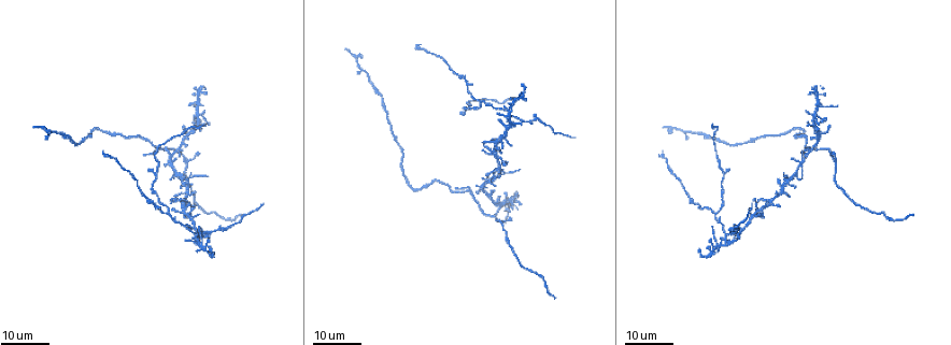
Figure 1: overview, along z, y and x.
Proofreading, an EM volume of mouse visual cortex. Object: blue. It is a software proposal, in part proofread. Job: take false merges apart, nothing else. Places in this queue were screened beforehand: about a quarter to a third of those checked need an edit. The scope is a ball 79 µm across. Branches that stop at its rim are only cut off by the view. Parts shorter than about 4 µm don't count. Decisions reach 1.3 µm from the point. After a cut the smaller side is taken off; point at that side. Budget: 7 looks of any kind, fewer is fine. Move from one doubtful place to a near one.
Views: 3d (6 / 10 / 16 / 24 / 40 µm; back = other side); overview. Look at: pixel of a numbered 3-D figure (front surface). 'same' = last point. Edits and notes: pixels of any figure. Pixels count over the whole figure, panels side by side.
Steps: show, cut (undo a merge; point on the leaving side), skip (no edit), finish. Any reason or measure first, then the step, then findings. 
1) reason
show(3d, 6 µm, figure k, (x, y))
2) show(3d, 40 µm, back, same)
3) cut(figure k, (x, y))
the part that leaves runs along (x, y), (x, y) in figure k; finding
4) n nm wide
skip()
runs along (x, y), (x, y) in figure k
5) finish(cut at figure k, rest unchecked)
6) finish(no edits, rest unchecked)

calibre changes
show(3d, 24 µm, figure 1, (374, 86))

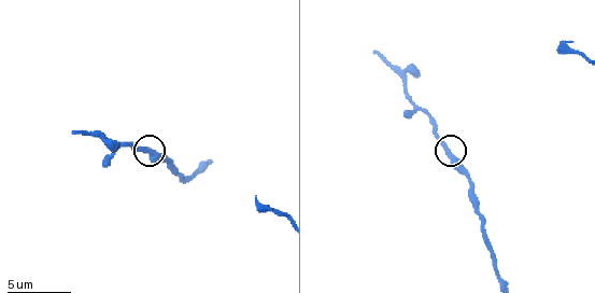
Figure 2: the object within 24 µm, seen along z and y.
show(3d, 10 µm, figure 2, (447, 149))

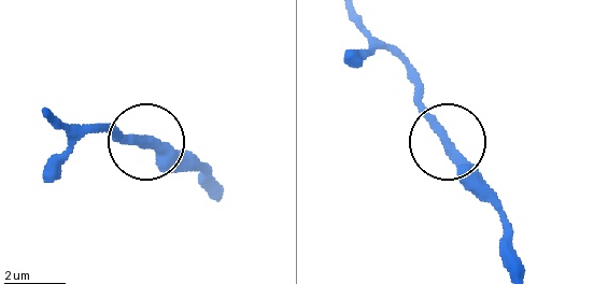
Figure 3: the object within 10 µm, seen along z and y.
skip()
runs along (218, 198), (200, 172), (146, 142), (102, 133) in figure 3; continuous, no second cell

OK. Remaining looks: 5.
looks like a crossing
show(3d, 16 µm, figure 1, (470, 193))

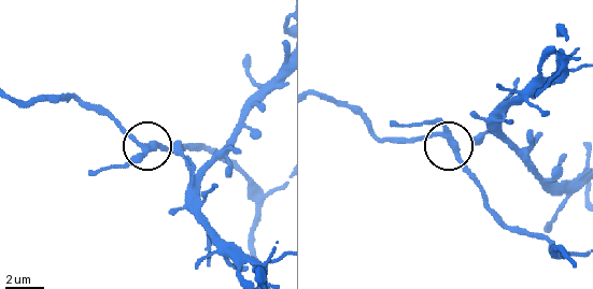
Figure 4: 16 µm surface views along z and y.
closer look
show(3d, 10 µm, figure 4, (450, 142))

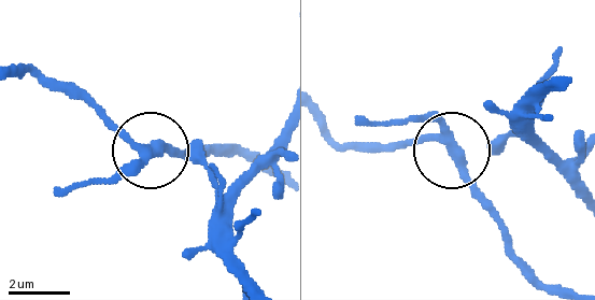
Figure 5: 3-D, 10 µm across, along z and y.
show(3d, 6 µm, figure 5, (148, 149))

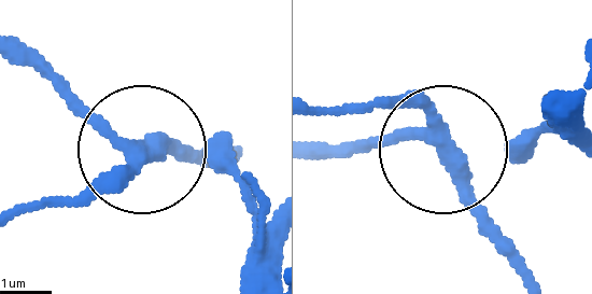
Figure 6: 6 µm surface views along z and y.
side arm 40 µm
skip()
all the same cell

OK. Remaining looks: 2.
small branch off a trunk
show(3d, 16 µm, figure 1, (182, 202))

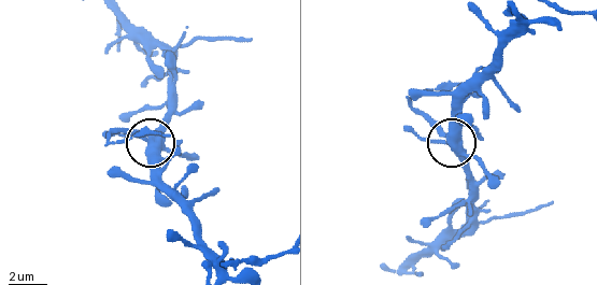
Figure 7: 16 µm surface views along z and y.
show(3d, 6 µm, figure 7, (147, 142))

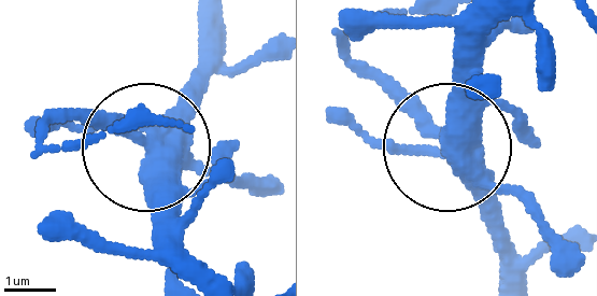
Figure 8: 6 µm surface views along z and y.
skip()
runs along (196, 42), (192, 94), (157, 132), (59, 120) in figure 8; all the same cell

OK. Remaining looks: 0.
finish(no edits, rest unchecked)

